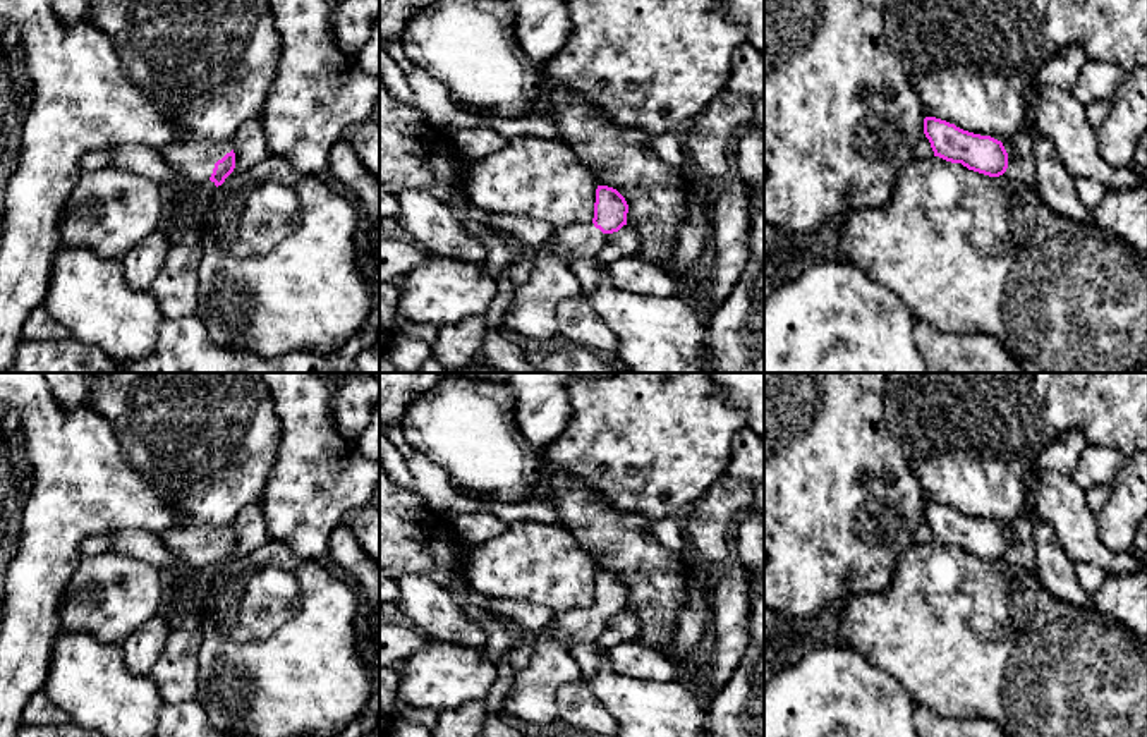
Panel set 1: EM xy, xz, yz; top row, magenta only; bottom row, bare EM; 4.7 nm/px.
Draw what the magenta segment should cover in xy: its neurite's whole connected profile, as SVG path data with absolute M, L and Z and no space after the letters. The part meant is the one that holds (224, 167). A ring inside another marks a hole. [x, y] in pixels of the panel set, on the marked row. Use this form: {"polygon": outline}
{"polygon": "M168 143L160 149L172 170L182 174L192 184L211 180L216 187L235 168L235 153L230 143Z"}

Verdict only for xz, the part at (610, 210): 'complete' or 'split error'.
split error

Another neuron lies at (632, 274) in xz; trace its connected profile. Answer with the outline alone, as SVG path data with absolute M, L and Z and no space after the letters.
M620 258L606 266L615 289L640 295L670 297L682 294L680 282L665 268L639 258Z

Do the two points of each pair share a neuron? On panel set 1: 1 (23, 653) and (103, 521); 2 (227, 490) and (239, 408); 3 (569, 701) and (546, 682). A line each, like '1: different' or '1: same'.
1: same
2: same
3: different

